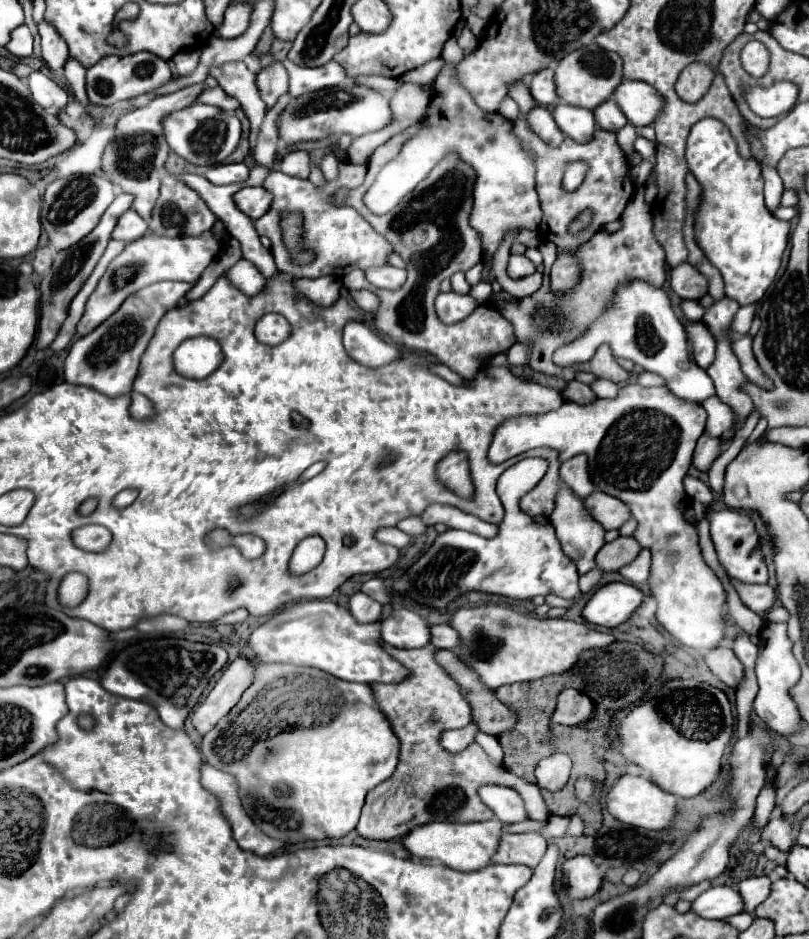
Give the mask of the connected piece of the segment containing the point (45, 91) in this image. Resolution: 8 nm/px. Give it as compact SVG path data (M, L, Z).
M32 72L28 78L30 90L32 90L32 98L42 104L46 110L52 110L54 114L58 114L66 104L68 104L68 94L62 86L58 86L52 78L48 78L42 72Z

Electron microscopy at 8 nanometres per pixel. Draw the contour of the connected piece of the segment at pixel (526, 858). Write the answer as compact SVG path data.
M536 832L504 834L492 862L494 864L524 864L534 868L542 860L546 846L548 846L546 838Z

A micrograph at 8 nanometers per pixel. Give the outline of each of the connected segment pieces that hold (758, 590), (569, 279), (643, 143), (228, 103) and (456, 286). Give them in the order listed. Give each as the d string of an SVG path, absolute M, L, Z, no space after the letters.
M730 580L734 584L734 588L738 590L742 602L756 614L766 614L768 610L772 610L774 602L776 602L776 590L768 584L760 584L760 586L746 586L742 582Z
M560 254L558 262L552 266L550 278L552 278L552 292L564 292L578 282L578 262L570 258L570 254Z
M642 136L636 138L634 148L636 148L636 152L638 152L642 158L652 158L654 152L656 152L656 144L650 142L650 140L646 140L646 138L642 138Z
M220 86L218 88L204 88L204 92L200 94L198 102L212 104L212 106L218 106L222 110L236 110L236 108L240 108L238 106L238 100L226 96L226 92Z
M456 272L456 274L450 278L450 282L452 282L452 290L458 292L458 294L466 294L466 292L470 290L470 284L466 282L464 272Z

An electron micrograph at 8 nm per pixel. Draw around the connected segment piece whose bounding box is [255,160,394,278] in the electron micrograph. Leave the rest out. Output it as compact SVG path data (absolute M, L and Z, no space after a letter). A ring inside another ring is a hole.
M342 160L338 164L338 178L336 180L326 180L324 186L314 186L310 180L302 180L302 178L294 178L294 176L286 176L278 170L270 172L270 176L264 182L264 188L270 190L270 194L274 196L274 202L270 206L270 210L266 212L255 222L255 227L259 235L267 236L271 241L270 252L276 266L280 272L288 272L300 278L306 276L336 276L336 278L344 278L350 270L360 268L360 270L368 270L372 266L388 266L388 256L394 252L394 248L390 246L390 242L386 238L382 238L382 234L378 234L370 224L366 224L366 220L354 210L354 208L336 208L332 206L328 200L334 194L334 190L338 188L356 188L364 182L368 166L366 164L352 164L348 160ZM282 210L300 210L304 214L304 240L306 246L310 250L314 250L316 260L308 266L296 266L290 262L290 256L282 244L282 236L280 236L280 226L278 226L278 216Z

